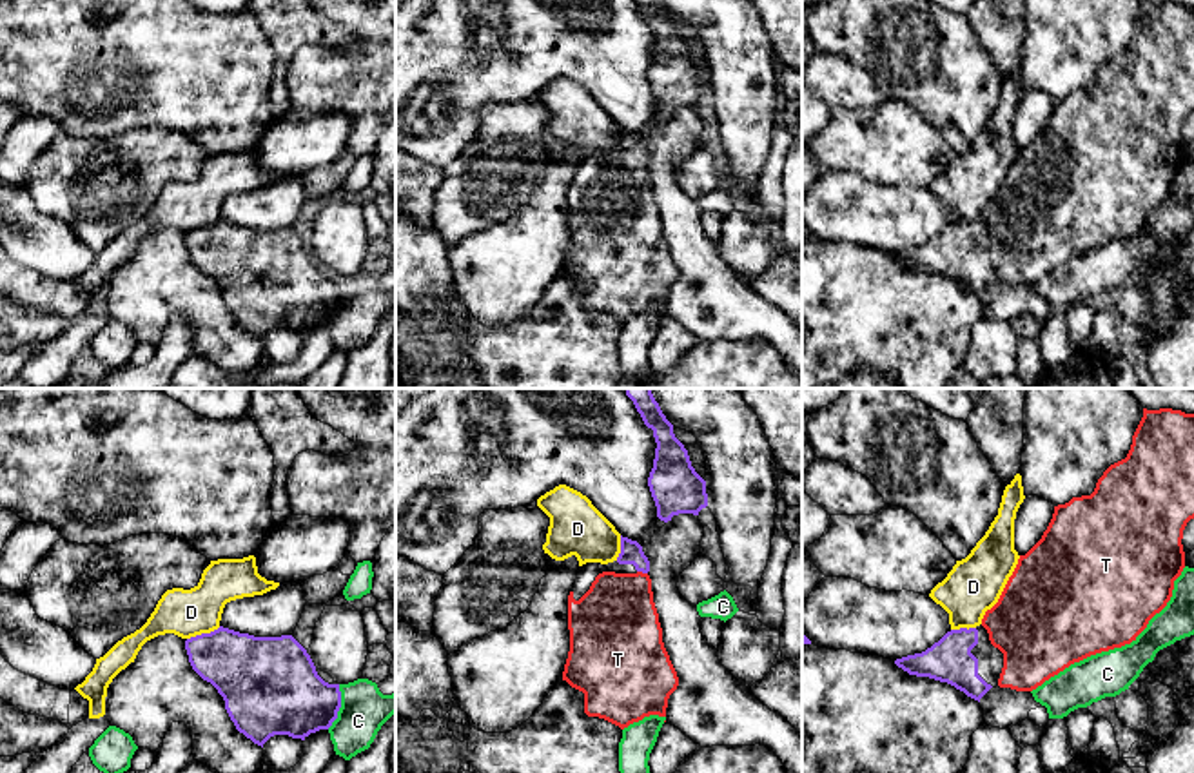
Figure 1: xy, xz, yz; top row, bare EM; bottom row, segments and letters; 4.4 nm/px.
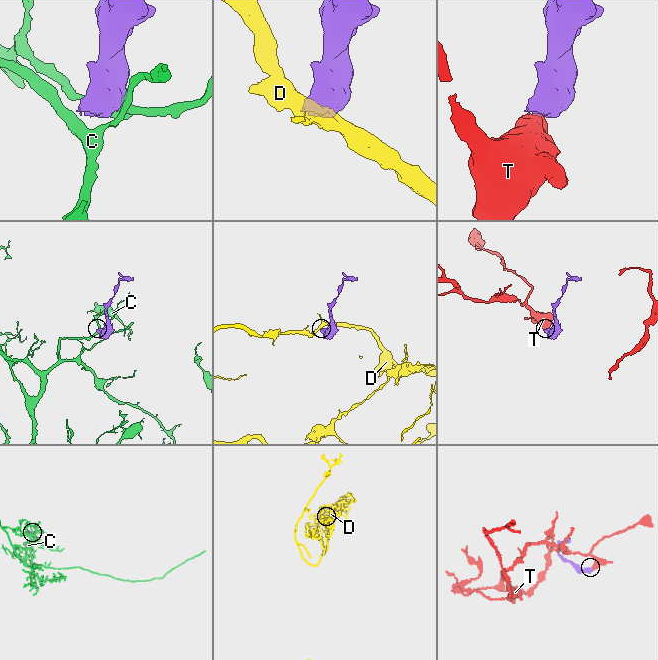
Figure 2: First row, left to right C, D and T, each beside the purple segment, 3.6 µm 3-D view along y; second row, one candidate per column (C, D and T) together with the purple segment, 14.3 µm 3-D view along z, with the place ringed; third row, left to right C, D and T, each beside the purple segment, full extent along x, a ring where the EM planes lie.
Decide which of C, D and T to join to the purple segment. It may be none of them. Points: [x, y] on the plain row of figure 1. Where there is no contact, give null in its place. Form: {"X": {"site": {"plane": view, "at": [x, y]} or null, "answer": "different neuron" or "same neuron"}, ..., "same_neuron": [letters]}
{"C": {"site": {"plane": "xy", "at": [340, 300]}, "answer": "different neuron"}, "D": {"site": {"plane": "xy", "at": [204, 227]}, "answer": "different neuron"}, "T": {"site": {"plane": "xz", "at": [643, 166]}, "answer": "same neuron"}, "same_neuron": ["T"]}

